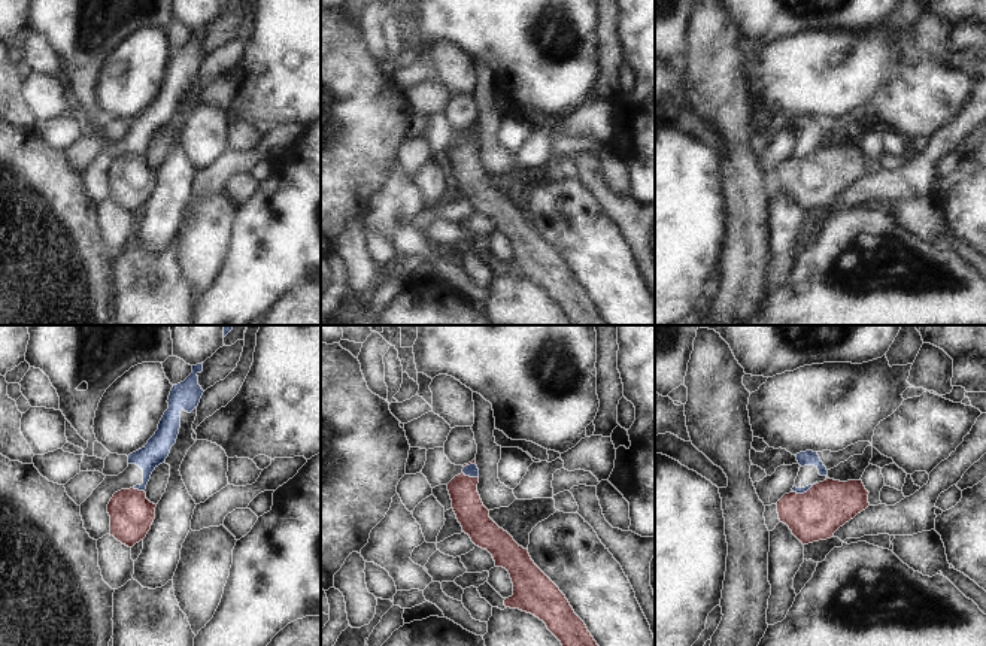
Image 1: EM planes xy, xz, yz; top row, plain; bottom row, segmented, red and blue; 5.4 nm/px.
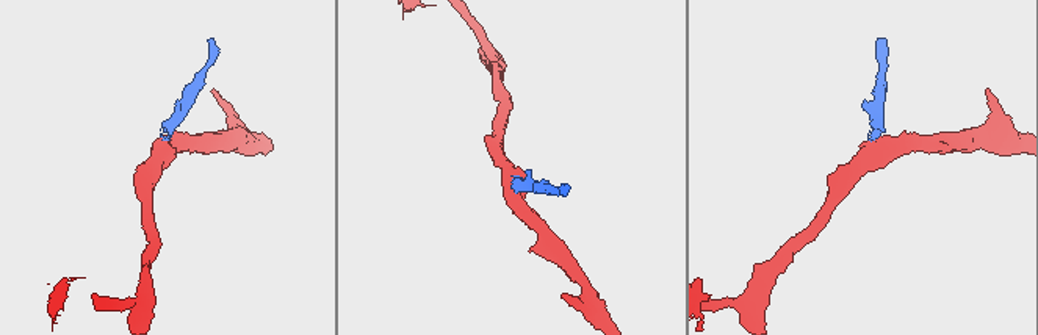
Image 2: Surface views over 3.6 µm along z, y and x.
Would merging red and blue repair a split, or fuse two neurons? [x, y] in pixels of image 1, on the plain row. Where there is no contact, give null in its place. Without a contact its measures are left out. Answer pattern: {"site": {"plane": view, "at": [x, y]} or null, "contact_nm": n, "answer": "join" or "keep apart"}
{"site": {"plane": "xz", "at": [469, 142]}, "contact_nm": 90, "answer": "keep apart"}

